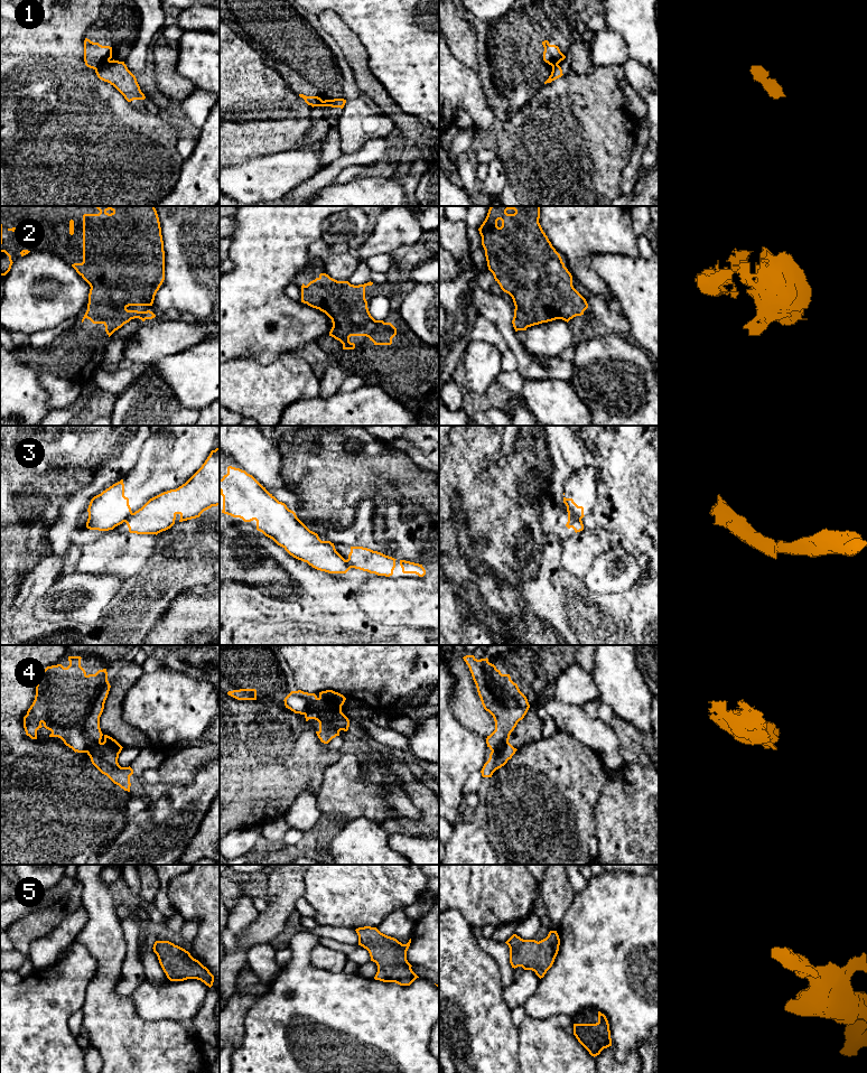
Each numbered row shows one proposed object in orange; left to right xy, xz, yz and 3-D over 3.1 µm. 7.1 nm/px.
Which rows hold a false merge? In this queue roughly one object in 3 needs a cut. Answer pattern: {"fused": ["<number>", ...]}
{"fused": ["1", "3", "4"]}

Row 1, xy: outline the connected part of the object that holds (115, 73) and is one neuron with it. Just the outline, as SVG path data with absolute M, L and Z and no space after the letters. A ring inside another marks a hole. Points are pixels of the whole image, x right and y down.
M109 60L95 69L97 77L113 85L128 102L144 100L136 76L128 69L124 62Z

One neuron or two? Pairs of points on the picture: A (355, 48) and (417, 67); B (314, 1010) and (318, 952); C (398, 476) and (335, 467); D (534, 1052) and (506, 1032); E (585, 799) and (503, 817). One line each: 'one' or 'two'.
A: two
B: two
C: one
D: two
E: one

